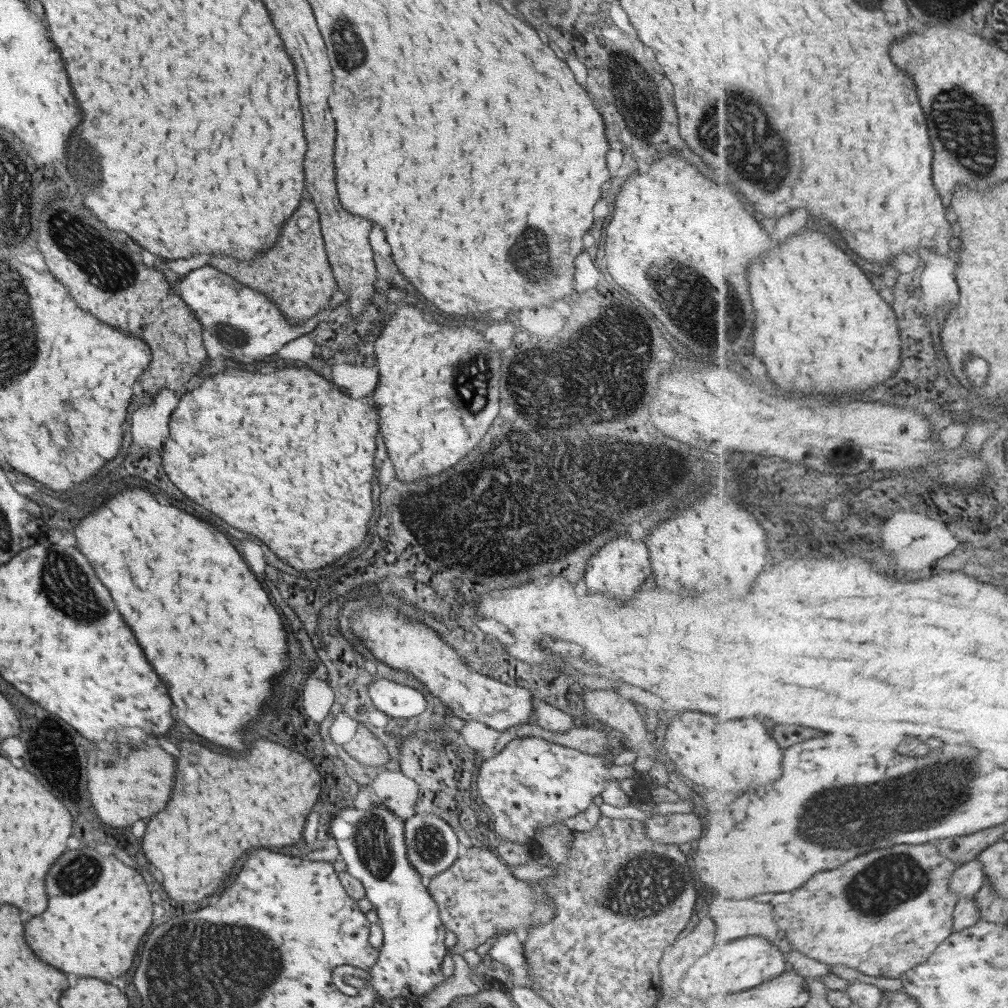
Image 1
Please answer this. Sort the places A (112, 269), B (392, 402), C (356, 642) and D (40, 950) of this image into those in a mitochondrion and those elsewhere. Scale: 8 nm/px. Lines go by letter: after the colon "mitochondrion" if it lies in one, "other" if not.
A: mitochondrion
B: other
C: other
D: other

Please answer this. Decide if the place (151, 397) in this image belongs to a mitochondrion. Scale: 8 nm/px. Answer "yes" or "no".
no

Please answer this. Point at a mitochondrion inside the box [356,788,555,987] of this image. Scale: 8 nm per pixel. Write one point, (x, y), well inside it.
(430, 846)

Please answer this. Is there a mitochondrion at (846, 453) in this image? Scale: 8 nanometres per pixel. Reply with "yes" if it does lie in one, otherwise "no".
no

